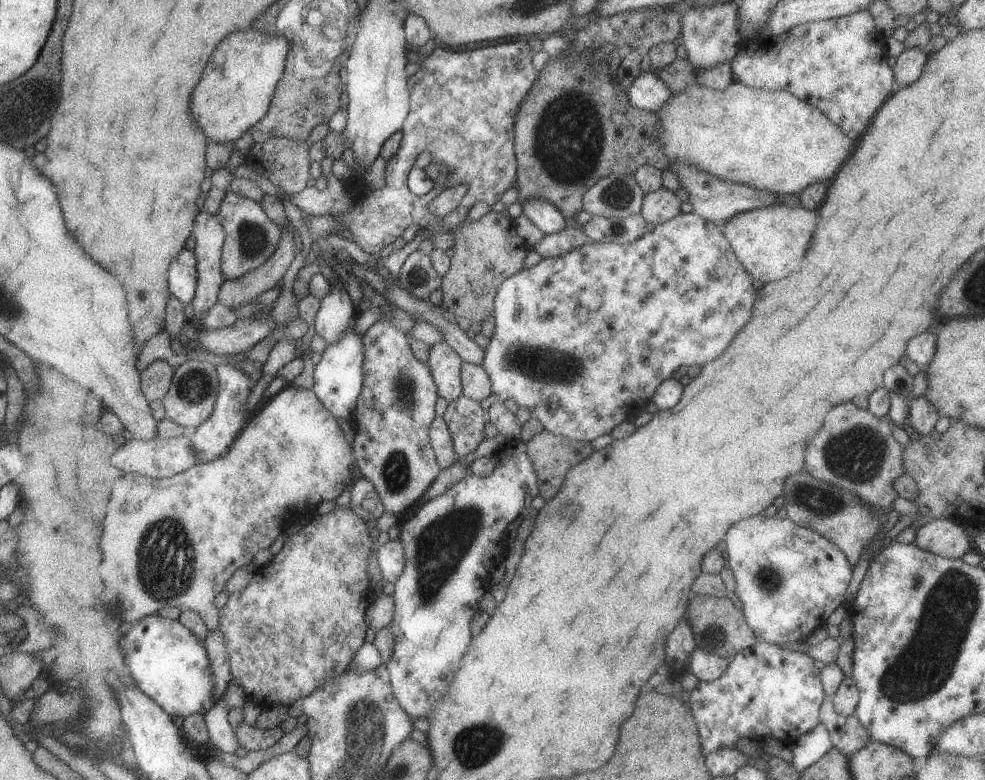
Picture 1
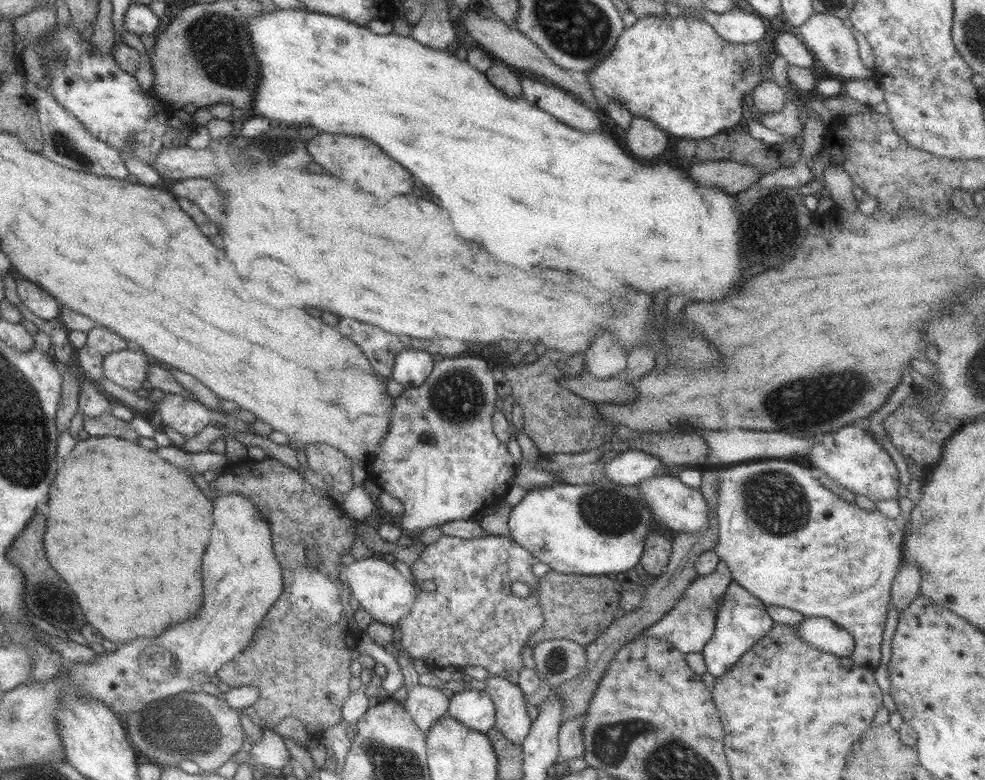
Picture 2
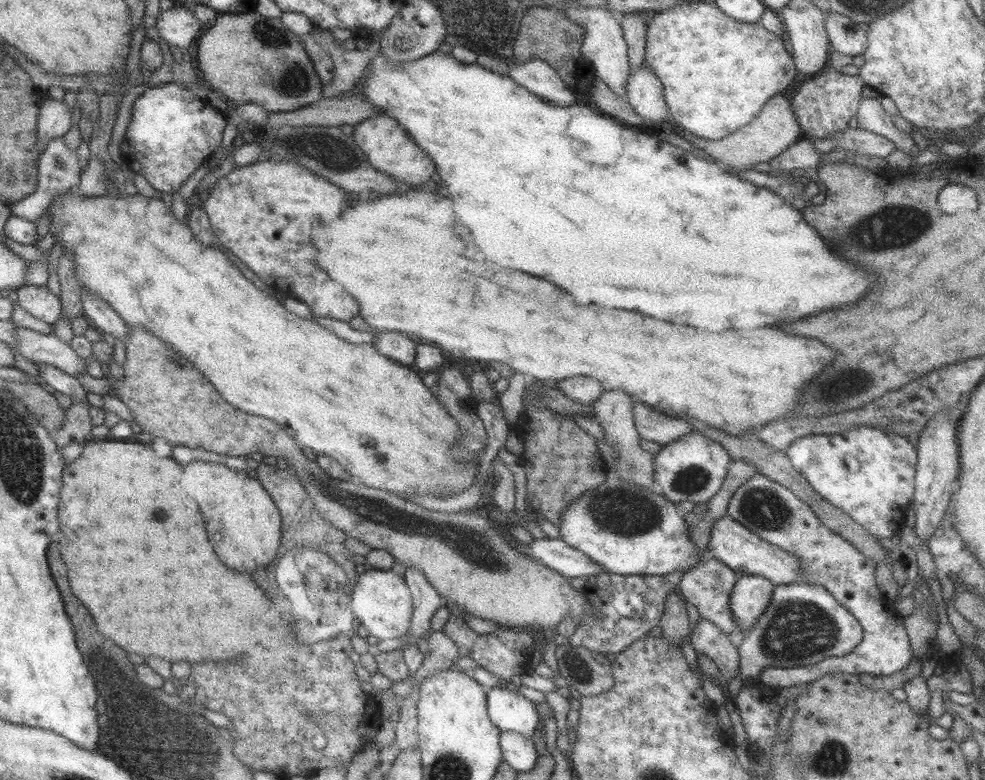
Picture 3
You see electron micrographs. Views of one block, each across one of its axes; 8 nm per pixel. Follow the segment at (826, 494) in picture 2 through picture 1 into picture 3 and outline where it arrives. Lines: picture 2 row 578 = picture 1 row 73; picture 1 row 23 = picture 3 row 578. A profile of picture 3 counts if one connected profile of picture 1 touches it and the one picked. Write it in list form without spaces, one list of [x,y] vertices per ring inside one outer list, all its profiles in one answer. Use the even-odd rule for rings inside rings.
[[[751,474],[747,480],[737,484],[727,502],[726,514],[768,544],[793,553],[801,569],[800,582],[825,587],[835,597],[835,601],[859,621],[863,629],[861,642],[849,654],[827,657],[809,666],[781,666],[761,670],[760,683],[776,689],[810,683],[827,673],[870,674],[886,679],[889,674],[905,670],[913,653],[909,648],[904,620],[897,614],[894,604],[889,603],[877,587],[873,574],[875,562],[871,558],[867,558],[842,536],[829,530],[811,512],[809,506],[787,487],[765,475]]]

